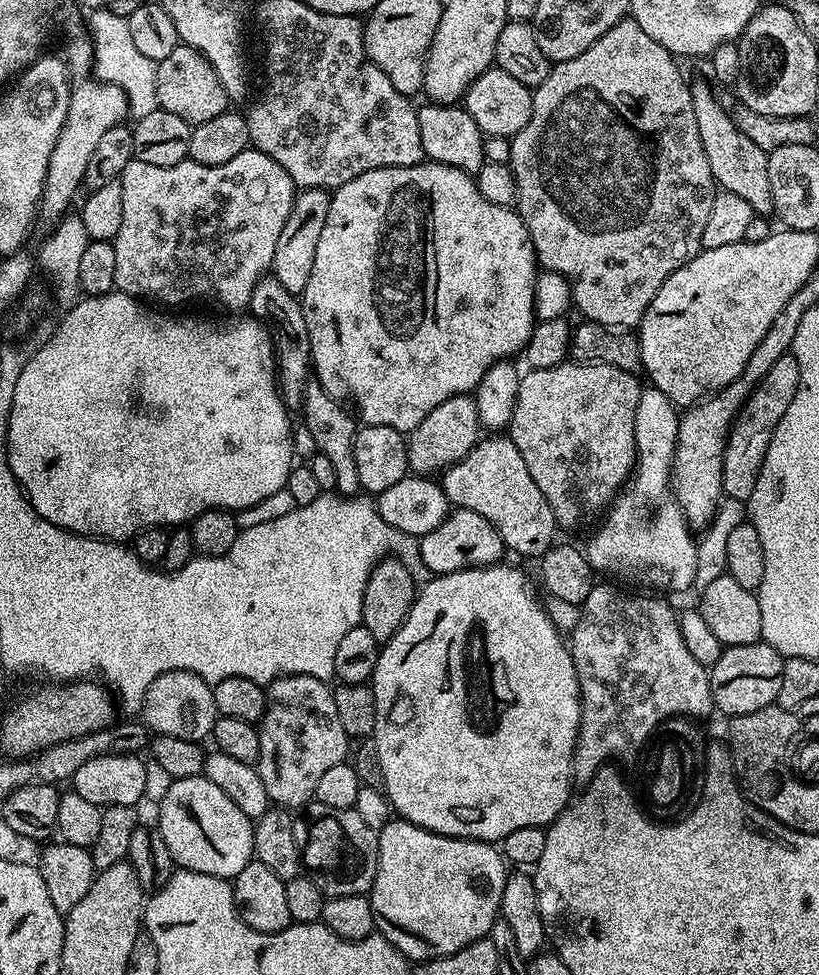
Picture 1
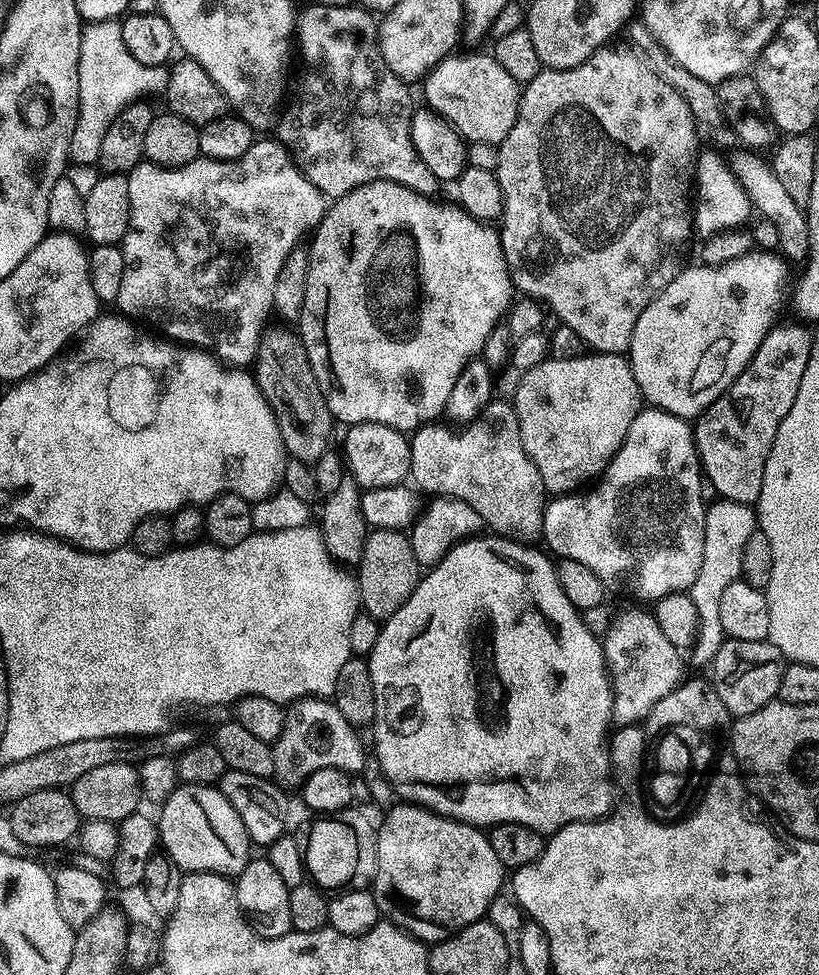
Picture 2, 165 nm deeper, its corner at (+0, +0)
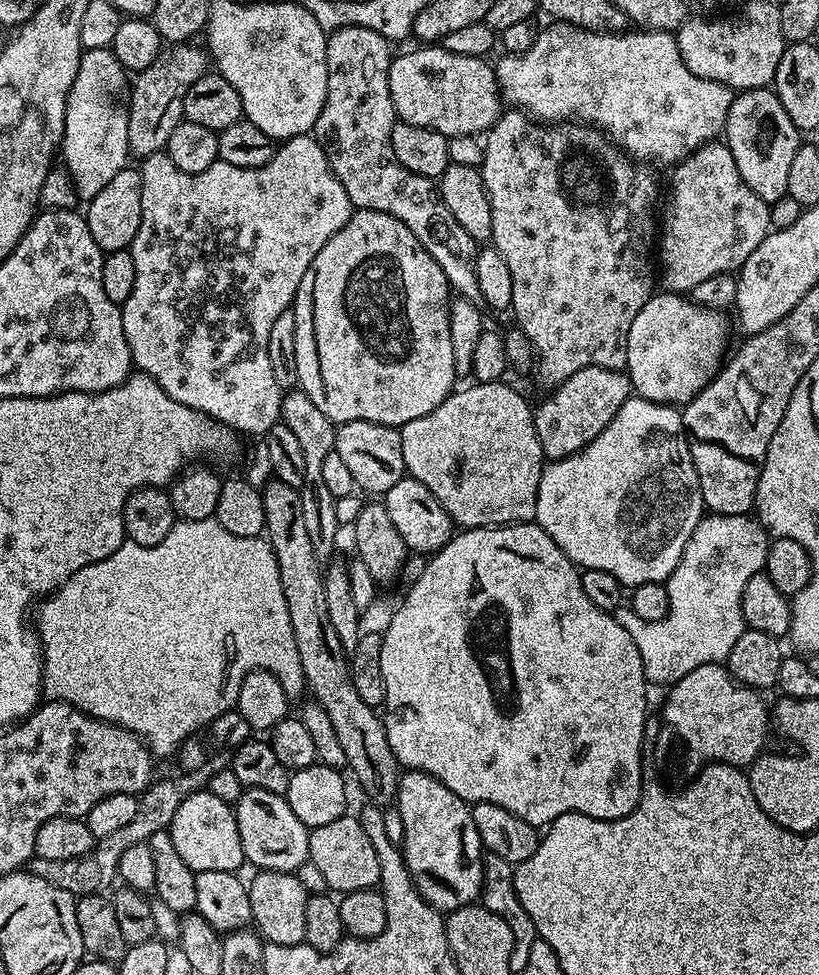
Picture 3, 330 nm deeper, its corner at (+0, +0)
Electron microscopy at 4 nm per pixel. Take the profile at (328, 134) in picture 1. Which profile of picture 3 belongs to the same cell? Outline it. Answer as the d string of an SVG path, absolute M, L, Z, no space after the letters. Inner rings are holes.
M342 26L338 31L331 33L326 46L326 104L322 106L322 114L318 114L318 122L312 127L311 135L316 137L318 146L326 154L330 162L330 170L342 182L342 190L350 198L353 209L378 210L384 214L390 214L398 218L400 222L409 228L422 242L422 246L436 262L442 266L442 272L448 279L448 287L459 299L471 302L482 310L488 308L486 298L482 294L482 286L478 282L478 270L476 269L476 253L478 242L458 226L454 214L446 202L442 202L436 180L426 178L422 174L414 174L394 158L394 146L390 146L390 134L392 127L398 122L394 102L390 98L390 66L394 59L391 52L390 41L382 38L374 30L366 26Z

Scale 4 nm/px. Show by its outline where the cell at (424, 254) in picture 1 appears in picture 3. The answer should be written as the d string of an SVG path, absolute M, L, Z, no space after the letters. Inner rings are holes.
M361 208L353 211L351 218L318 250L318 258L310 262L310 270L302 278L302 282L296 291L296 299L292 302L290 311L294 314L294 358L298 358L298 381L299 391L305 392L330 418L333 425L339 426L346 422L378 422L379 424L391 424L399 426L406 422L414 422L414 418L422 418L422 414L430 414L454 391L452 383L458 380L456 367L454 366L454 346L450 346L450 322L448 321L448 305L450 303L450 289L446 274L442 272L442 266L426 252L422 242L414 238L412 231L407 228L398 218L390 214L384 214L378 210L366 210Z

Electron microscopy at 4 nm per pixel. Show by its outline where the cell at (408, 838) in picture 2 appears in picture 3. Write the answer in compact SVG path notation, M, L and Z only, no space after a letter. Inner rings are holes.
M408 770L401 775L394 806L402 814L402 830L404 831L402 858L423 900L437 908L442 914L453 912L467 904L477 903L484 891L486 849L478 838L478 829L474 826L474 818L468 801L458 798L454 790L442 786L442 782L438 782L432 776L427 776L425 772Z

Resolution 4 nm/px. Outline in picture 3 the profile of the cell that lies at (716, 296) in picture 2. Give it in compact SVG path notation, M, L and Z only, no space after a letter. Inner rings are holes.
M675 292L661 293L649 298L630 326L626 371L633 393L643 400L683 406L716 377L725 363L728 320L723 311L703 308Z

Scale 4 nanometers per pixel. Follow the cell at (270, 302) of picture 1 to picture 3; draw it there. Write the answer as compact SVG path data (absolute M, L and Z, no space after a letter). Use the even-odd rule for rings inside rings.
M288 390L283 393L280 401L280 420L290 426L290 431L298 438L306 461L306 478L302 492L302 506L306 514L306 530L310 534L310 542L314 549L314 558L318 558L321 566L327 565L333 559L332 554L336 550L336 531L341 527L336 513L336 497L330 494L322 479L322 461L326 454L330 454L336 446L336 428L305 392Z

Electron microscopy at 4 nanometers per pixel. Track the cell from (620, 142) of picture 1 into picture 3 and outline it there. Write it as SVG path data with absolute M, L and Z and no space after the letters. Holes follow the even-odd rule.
M519 110L505 111L497 118L483 141L484 161L480 163L479 169L490 198L490 215L494 218L491 243L502 254L502 258L506 258L506 266L510 266L510 282L514 282L510 312L516 315L515 323L524 331L526 338L530 338L536 351L535 375L540 375L544 390L551 390L570 378L570 374L578 374L578 370L583 368L598 366L620 370L627 365L630 326L634 318L638 318L638 310L642 310L642 306L646 306L653 296L655 288L652 287L658 284L657 273L656 276L652 273L651 264L651 260L654 260L654 245L658 240L656 176L651 167L633 160L627 152L621 152L598 128L579 122L564 122L561 128L532 128L524 132L524 120L525 113Z

